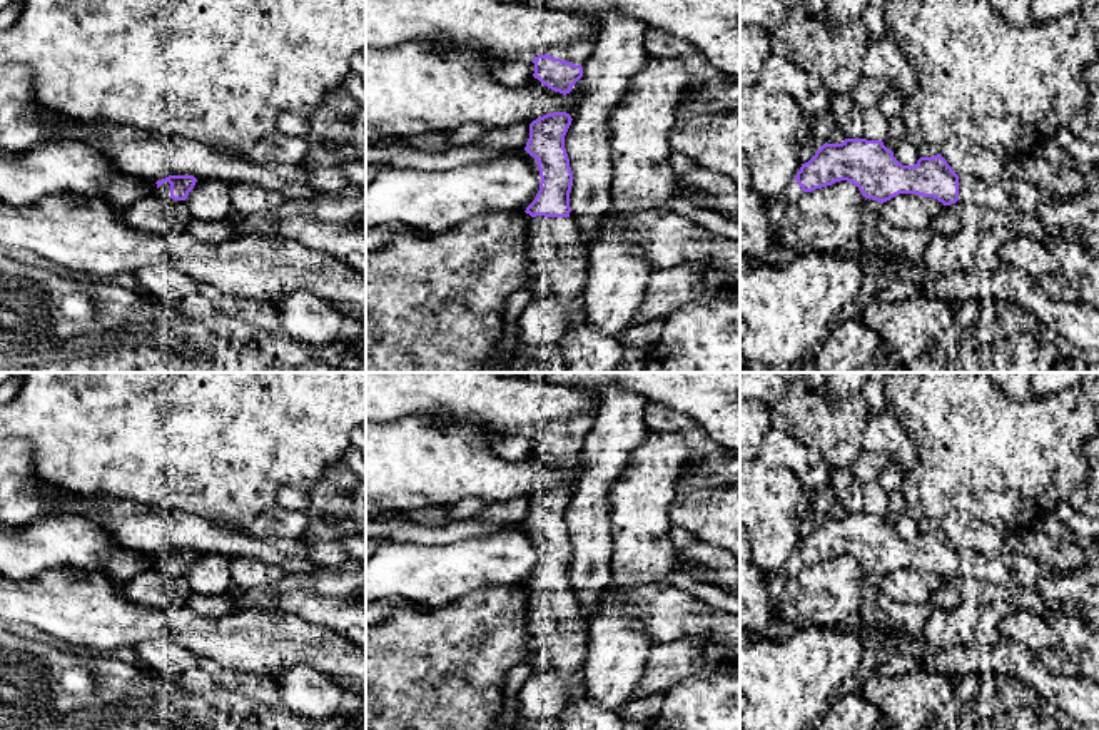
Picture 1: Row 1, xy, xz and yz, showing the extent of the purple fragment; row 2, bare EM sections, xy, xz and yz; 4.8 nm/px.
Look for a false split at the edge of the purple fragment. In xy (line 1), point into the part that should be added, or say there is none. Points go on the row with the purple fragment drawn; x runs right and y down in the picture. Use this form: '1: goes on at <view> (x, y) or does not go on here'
1: goes on at xy (164, 189)

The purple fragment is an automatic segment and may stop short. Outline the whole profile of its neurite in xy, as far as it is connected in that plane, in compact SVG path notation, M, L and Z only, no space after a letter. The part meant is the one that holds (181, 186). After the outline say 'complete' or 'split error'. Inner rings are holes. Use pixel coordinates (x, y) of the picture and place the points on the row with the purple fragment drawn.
M169 175L157 180L157 190L174 200L185 200L194 189L197 179L194 175Z; split error

